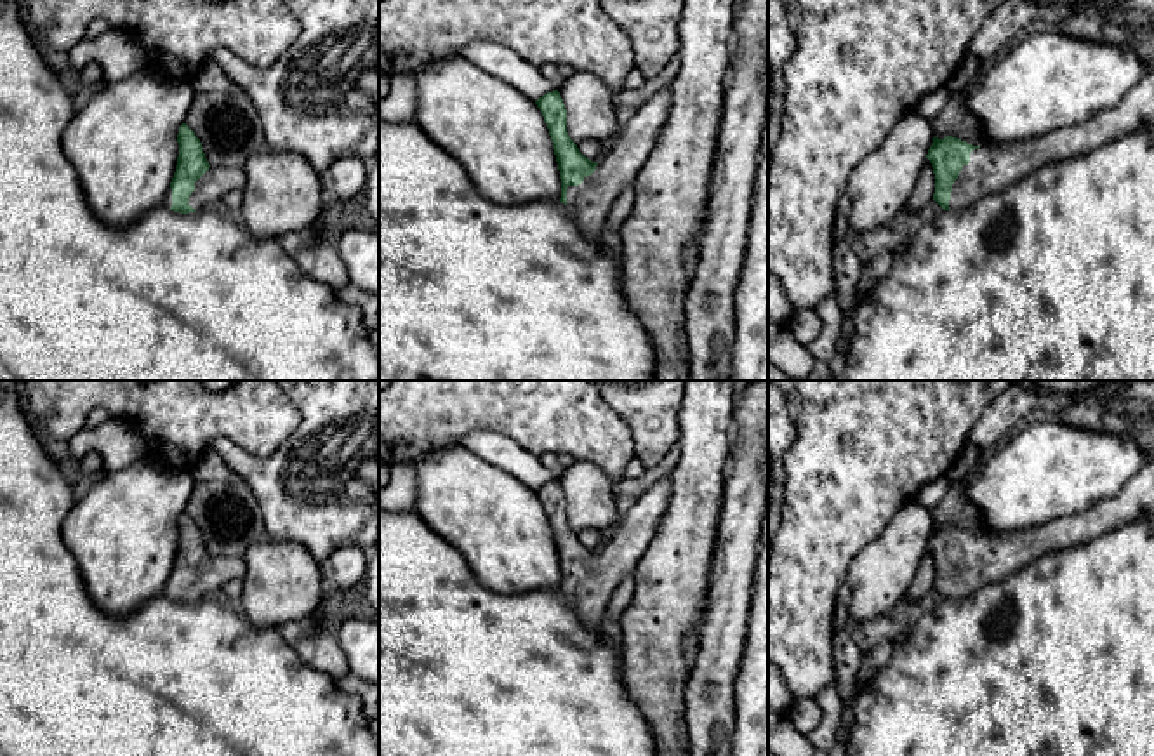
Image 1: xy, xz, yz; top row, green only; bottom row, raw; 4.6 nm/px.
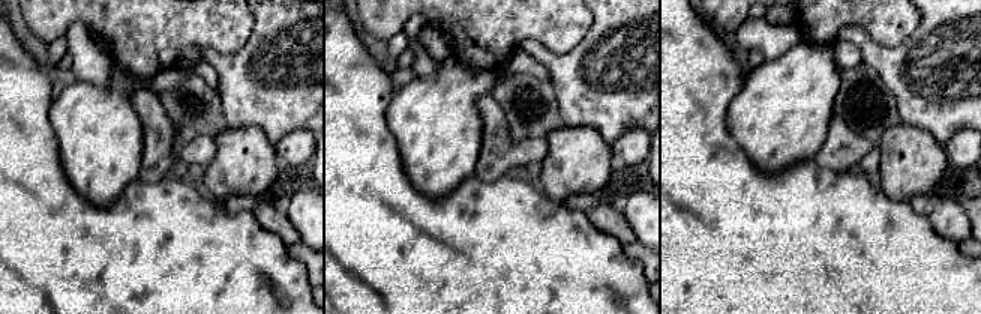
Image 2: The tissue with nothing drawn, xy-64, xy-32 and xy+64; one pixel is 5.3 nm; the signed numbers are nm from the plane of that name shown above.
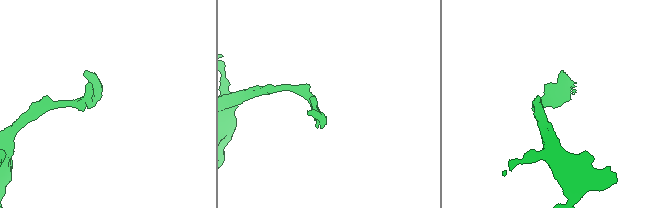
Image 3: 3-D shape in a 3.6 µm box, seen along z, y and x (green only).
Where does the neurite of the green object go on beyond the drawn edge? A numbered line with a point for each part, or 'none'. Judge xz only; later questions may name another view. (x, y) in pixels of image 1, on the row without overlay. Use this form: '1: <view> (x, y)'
1: xz (588, 593)

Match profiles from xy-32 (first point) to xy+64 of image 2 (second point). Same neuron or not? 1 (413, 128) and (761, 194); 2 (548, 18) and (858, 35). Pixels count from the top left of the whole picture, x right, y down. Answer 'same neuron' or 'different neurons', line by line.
1: different neurons
2: different neurons

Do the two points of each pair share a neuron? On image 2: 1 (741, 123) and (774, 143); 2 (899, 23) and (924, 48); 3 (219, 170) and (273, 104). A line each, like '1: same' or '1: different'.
1: same
2: different
3: different

